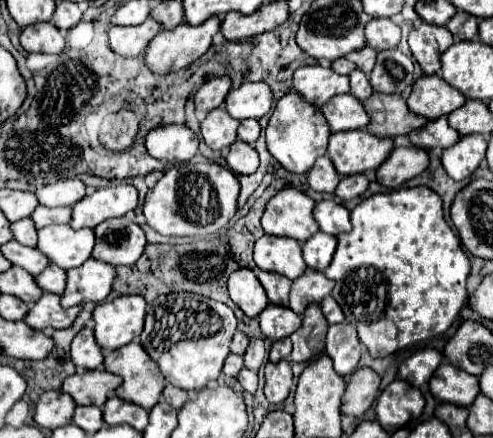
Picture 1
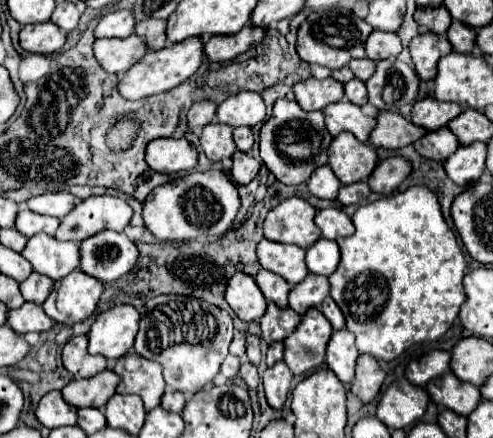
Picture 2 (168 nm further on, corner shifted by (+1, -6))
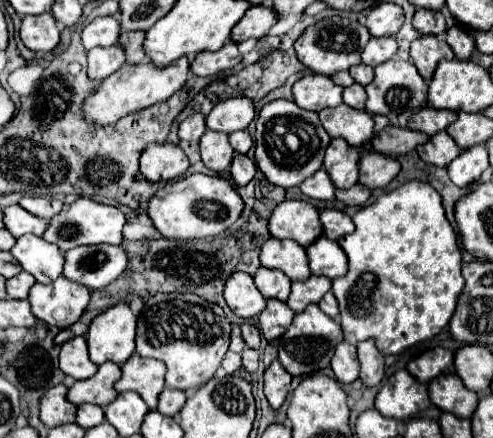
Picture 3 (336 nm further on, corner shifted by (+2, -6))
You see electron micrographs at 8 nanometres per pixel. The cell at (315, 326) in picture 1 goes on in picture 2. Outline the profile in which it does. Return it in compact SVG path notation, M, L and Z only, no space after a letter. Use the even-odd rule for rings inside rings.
M309 308L301 324L285 338L285 362L293 374L309 372L325 362L325 346L333 328L323 312Z

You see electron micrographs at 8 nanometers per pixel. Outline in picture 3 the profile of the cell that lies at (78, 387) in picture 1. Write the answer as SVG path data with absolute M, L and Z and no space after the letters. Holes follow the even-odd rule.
M104 362L98 366L98 372L92 378L78 380L68 392L68 400L72 404L98 404L106 406L112 402L118 392L114 390L114 382L120 378L120 368L114 362Z

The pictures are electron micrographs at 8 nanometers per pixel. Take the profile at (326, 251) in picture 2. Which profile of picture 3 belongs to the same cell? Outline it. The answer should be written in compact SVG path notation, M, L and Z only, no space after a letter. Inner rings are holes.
M320 236L314 244L306 248L310 270L316 276L326 276L330 280L340 278L348 272L348 258L336 240Z

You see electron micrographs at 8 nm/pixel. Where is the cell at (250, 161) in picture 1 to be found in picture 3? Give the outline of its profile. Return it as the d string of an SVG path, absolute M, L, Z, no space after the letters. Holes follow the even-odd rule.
M236 154L234 160L232 160L232 166L230 166L230 174L232 174L232 180L238 186L246 186L254 178L256 166L254 166L254 162L248 156Z

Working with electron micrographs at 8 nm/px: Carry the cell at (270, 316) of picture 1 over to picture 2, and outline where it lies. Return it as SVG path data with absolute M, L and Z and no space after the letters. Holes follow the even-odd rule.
M269 302L267 312L259 320L261 336L267 344L281 342L297 328L299 322L301 322L301 316L297 312L293 312L291 308L277 308L277 304Z

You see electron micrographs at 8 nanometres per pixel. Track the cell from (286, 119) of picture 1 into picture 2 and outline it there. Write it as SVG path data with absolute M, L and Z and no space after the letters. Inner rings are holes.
M277 100L271 118L261 128L261 160L283 184L307 182L317 166L327 164L327 148L331 144L331 134L325 128L323 112L303 112L293 100Z

